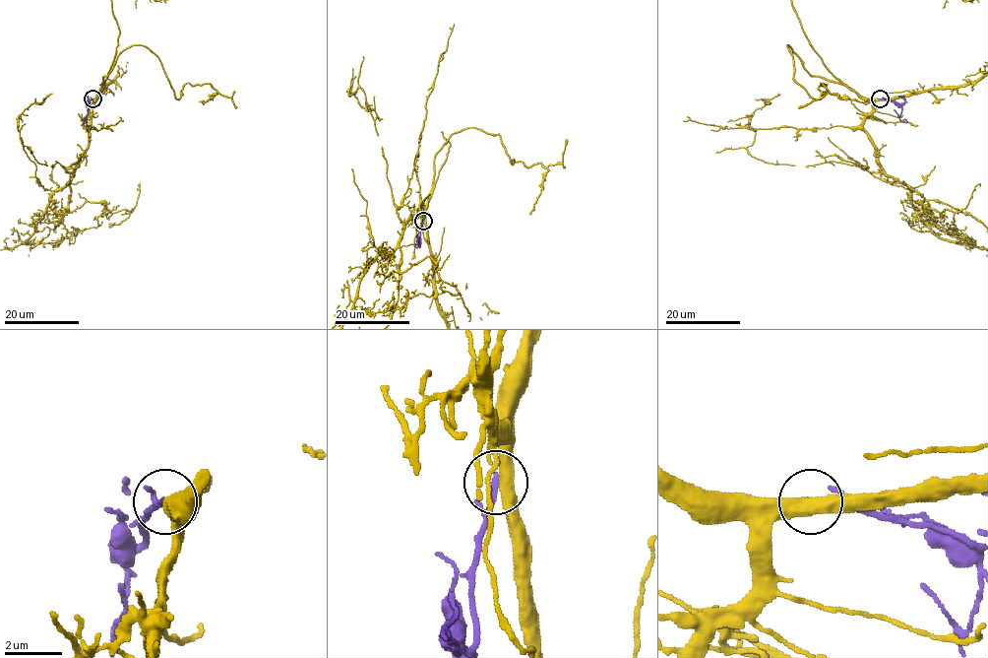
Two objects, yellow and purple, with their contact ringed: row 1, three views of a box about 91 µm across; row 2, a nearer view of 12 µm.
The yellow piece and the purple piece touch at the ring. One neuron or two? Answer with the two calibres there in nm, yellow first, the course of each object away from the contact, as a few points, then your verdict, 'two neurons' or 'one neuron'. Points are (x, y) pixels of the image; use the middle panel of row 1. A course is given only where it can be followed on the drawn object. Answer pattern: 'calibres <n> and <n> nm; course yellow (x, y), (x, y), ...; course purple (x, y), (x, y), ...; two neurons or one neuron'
calibres 460 and 240 nm; course purple (423, 221), (416, 247); two neurons

